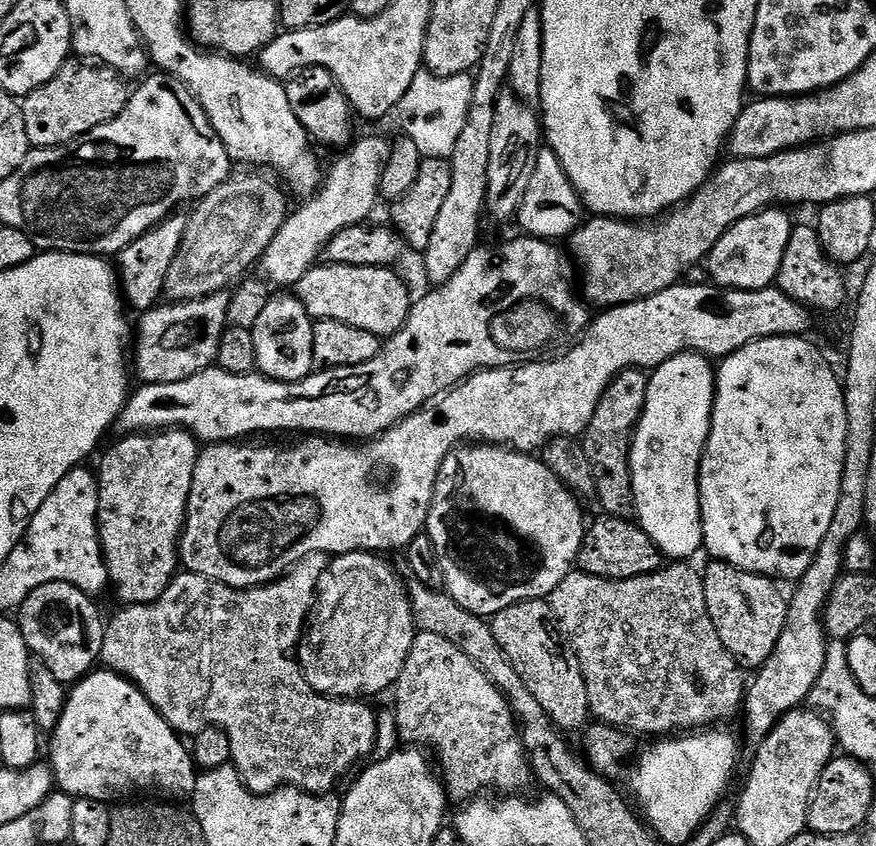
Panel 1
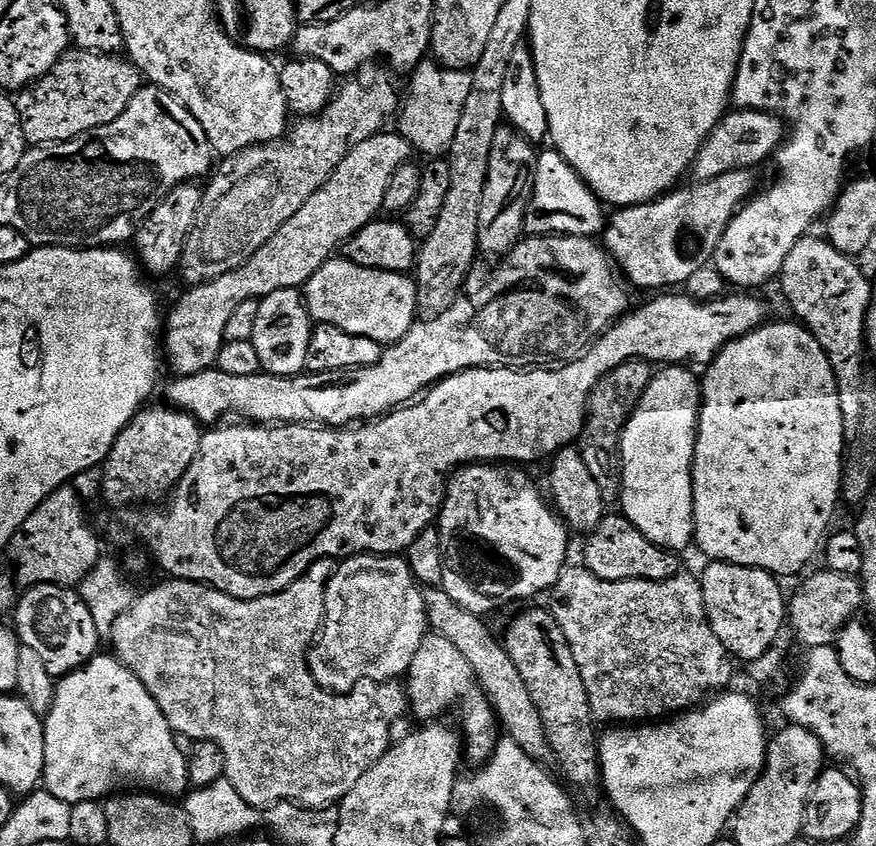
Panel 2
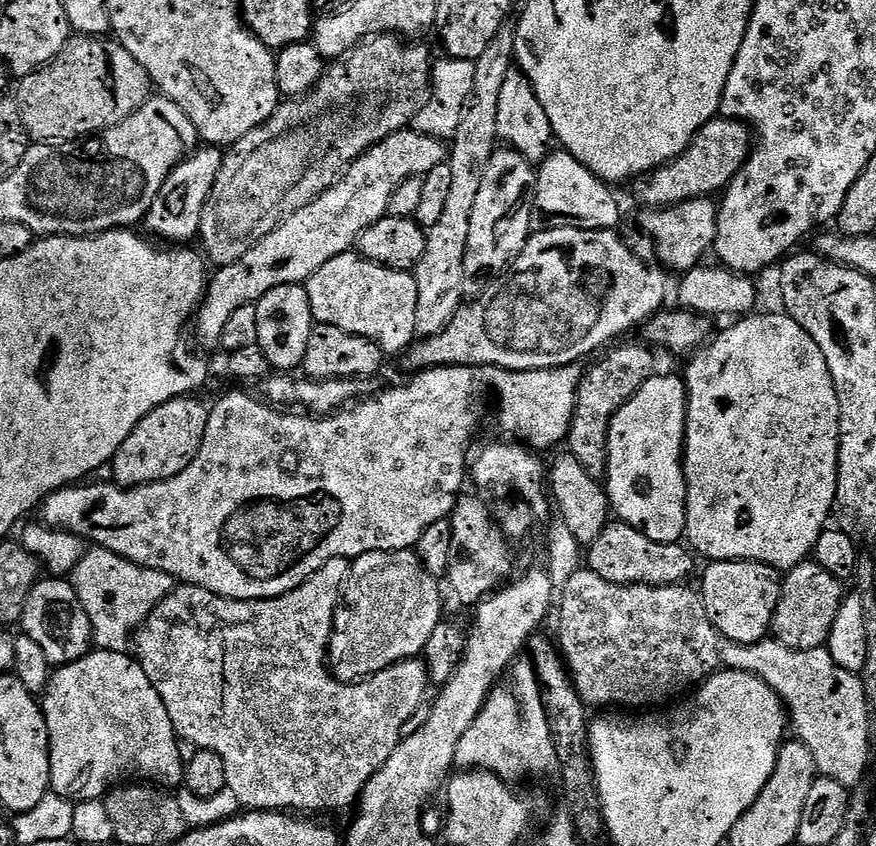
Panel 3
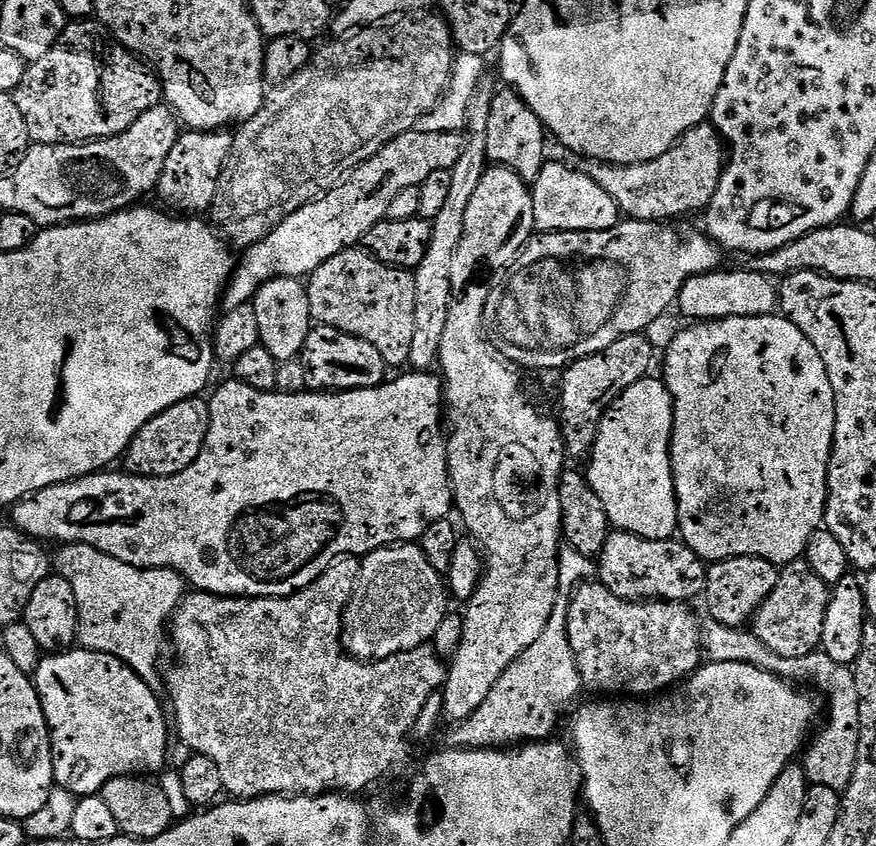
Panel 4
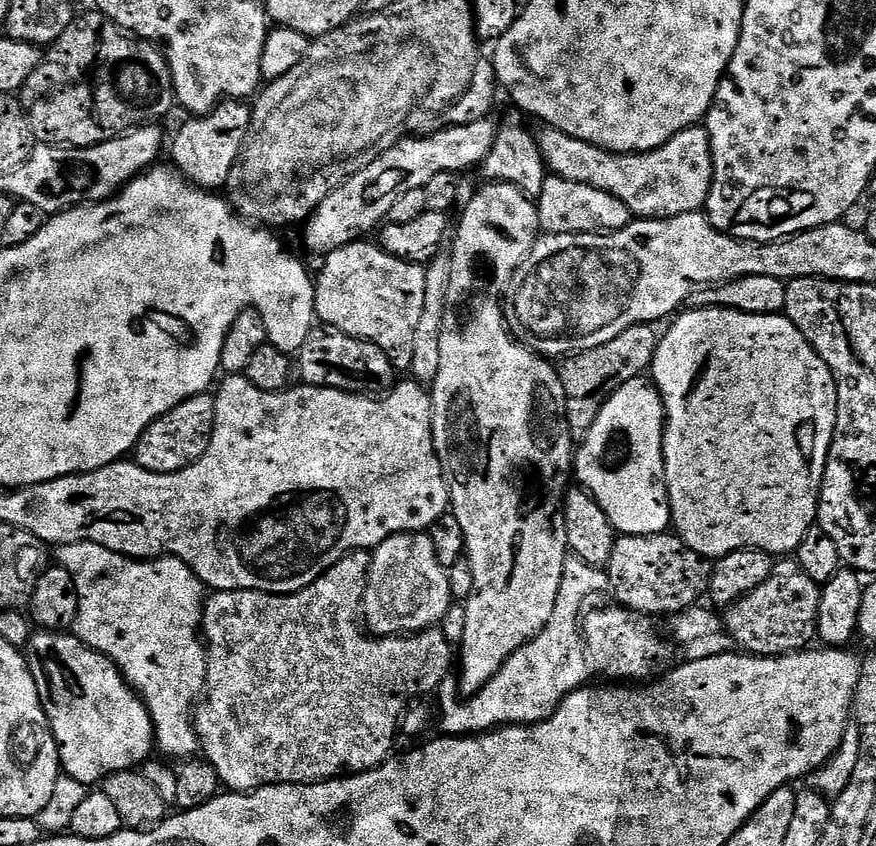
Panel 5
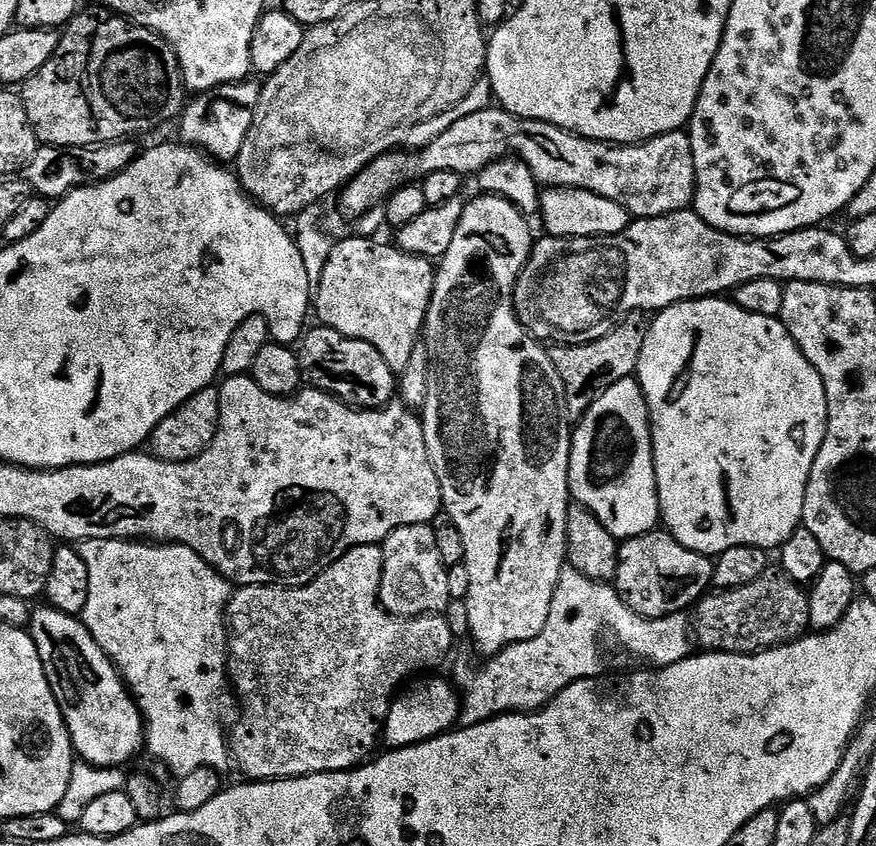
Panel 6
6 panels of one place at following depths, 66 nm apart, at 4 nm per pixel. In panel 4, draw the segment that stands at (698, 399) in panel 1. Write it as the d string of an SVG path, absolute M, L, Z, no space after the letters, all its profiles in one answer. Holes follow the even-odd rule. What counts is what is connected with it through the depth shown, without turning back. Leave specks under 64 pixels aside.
M647 378L630 386L612 405L597 426L590 459L587 461L588 484L598 494L598 502L608 515L613 529L640 535L647 540L670 540L677 535L678 506L672 477L672 396L663 379ZM592 460L592 461L591 461ZM644 520L644 528L638 525Z

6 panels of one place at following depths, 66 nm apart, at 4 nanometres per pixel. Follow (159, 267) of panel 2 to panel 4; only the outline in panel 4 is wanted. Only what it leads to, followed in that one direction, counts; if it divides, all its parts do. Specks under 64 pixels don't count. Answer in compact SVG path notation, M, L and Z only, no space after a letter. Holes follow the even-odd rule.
M228 130L181 131L180 137L174 142L174 150L170 150L170 158L166 158L162 166L160 180L154 189L155 195L160 195L161 202L165 204L163 207L169 213L196 218L211 209L224 173L224 163L232 152L233 139L233 133Z

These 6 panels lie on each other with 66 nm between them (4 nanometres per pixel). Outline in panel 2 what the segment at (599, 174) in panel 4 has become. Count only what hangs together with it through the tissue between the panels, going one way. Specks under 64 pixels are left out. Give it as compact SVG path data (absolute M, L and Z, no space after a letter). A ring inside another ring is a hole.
M751 110L729 111L718 122L718 126L710 135L708 140L700 148L696 155L694 165L694 176L697 181L713 180L722 174L730 174L734 170L759 169L759 164L764 159L775 157L776 149L782 143L782 124L777 117L770 112L754 112Z

